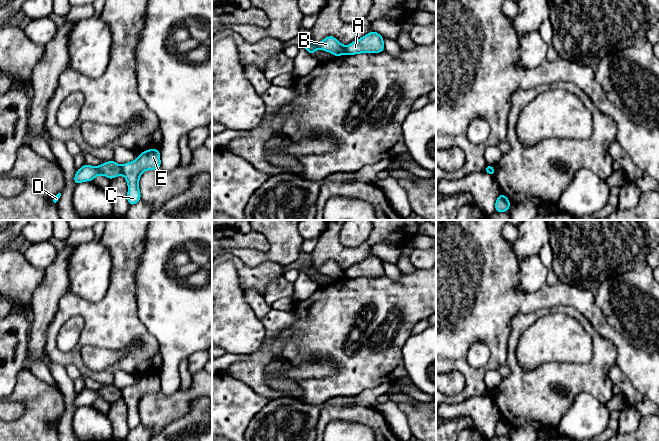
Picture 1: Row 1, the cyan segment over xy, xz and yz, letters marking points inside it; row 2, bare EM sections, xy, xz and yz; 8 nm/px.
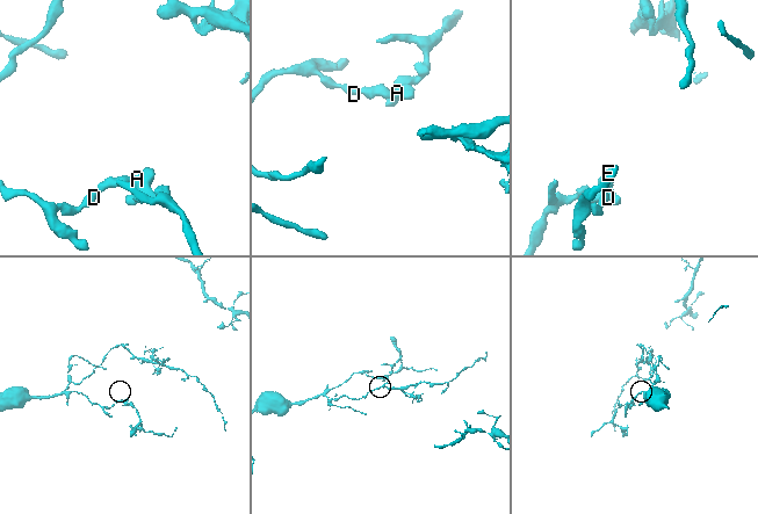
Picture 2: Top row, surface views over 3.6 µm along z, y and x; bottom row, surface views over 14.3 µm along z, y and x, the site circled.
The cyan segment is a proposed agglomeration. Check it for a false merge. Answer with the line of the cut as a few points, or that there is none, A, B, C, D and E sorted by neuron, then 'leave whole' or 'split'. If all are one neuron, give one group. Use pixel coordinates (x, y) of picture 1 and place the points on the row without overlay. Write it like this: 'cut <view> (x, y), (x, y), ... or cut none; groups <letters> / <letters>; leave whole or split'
cut xy (120, 389), (122, 397); groups A C E / B D; split

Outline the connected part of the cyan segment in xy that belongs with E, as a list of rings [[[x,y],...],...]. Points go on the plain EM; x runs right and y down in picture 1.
[[[148,373],[141,376],[140,380],[124,389],[121,389],[122,399],[128,408],[127,425],[130,430],[141,424],[139,415],[139,402],[146,394],[154,394],[161,391],[160,374]]]

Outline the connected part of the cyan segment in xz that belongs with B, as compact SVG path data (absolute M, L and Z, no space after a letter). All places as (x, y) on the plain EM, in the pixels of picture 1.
M327 260L324 264L322 264L319 267L315 267L312 263L309 263L309 264L304 265L301 270L305 271L310 279L313 279L314 275L317 273L330 276L336 281L340 279L344 279L346 277L345 270L342 269L333 260Z

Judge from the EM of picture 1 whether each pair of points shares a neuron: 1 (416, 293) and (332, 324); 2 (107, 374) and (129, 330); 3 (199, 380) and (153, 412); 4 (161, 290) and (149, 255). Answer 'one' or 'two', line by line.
1: one
2: one
3: one
4: one

